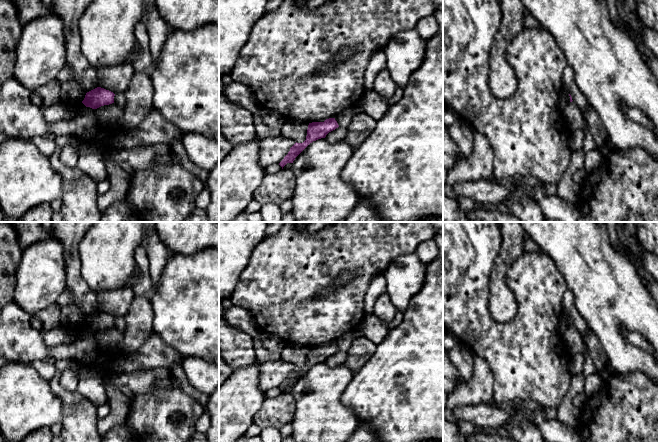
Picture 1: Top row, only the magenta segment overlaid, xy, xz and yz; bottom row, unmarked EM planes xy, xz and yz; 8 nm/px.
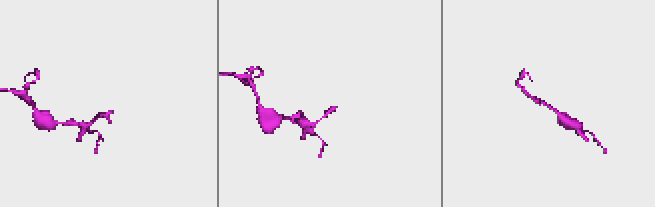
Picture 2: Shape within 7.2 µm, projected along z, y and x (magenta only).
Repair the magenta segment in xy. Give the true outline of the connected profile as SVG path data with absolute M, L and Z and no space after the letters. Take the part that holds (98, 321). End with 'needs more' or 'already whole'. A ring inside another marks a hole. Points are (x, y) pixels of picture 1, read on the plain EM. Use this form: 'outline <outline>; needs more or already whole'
outline M97 311L86 317L82 327L86 331L97 333L101 330L114 327L114 320L115 318L113 316L101 311Z; already whole

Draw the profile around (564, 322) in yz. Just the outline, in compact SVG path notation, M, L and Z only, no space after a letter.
M563 314L560 317L559 323L558 323L558 330L560 332L560 334L565 331L568 327L570 327L570 320L569 317L565 314Z

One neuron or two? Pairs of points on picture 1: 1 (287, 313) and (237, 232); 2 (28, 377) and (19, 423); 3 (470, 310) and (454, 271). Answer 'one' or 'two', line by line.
1: two
2: one
3: one

